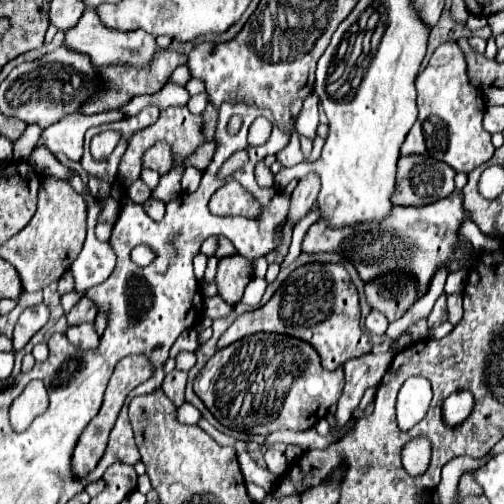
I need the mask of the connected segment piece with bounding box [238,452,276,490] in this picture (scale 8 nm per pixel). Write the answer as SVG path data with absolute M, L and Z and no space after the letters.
M240 452L240 454L238 454L238 462L240 462L240 468L242 468L242 474L244 474L246 482L256 482L256 484L266 486L266 488L272 490L276 478L274 478L268 470L256 466L256 462L250 458L248 452Z

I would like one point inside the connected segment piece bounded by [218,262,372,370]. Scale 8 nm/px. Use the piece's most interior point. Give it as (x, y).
(318, 303)

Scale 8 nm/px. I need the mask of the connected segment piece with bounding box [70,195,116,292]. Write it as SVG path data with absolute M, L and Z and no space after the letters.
M91 195L86 198L86 242L84 242L80 256L74 260L74 264L70 268L75 279L76 292L85 292L90 286L104 282L112 274L114 264L116 264L116 256L114 256L110 244L96 240L94 228L98 223L101 203L94 199Z

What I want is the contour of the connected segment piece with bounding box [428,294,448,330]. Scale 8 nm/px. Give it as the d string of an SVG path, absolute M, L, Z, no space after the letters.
M442 294L438 300L436 300L436 304L434 304L434 308L432 308L432 312L430 312L430 316L428 316L428 328L432 330L432 328L436 328L436 326L440 326L444 320L446 320L446 294Z

